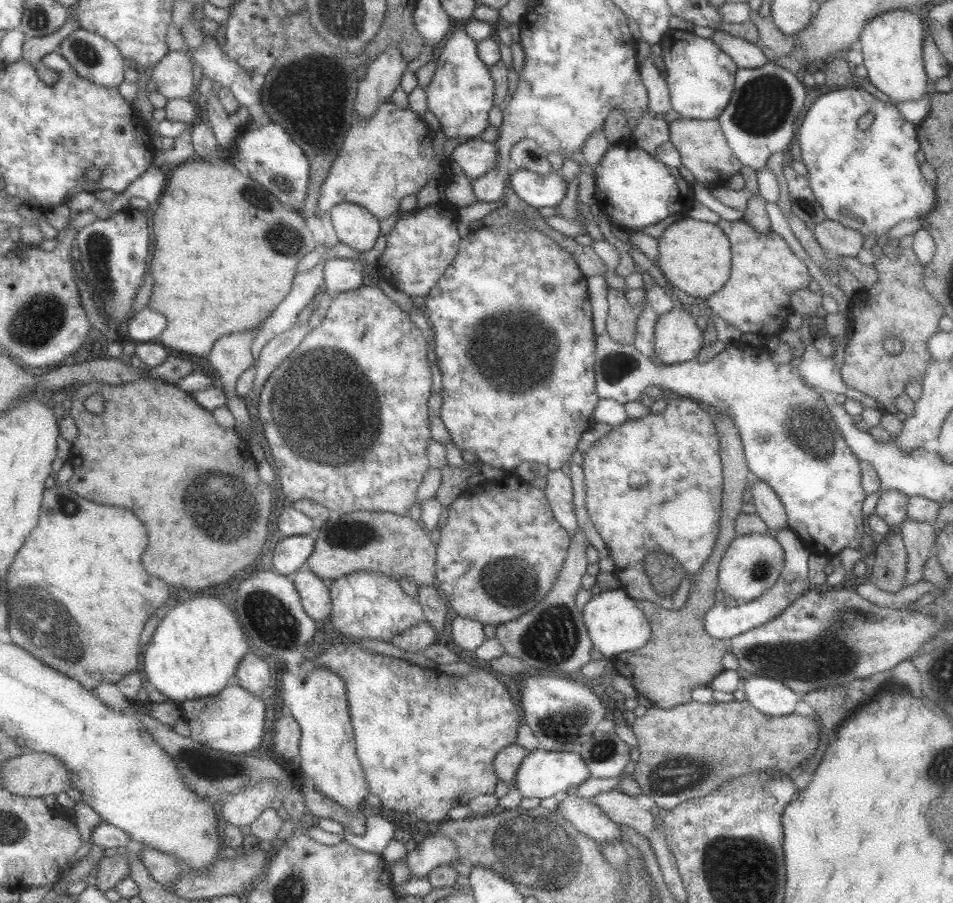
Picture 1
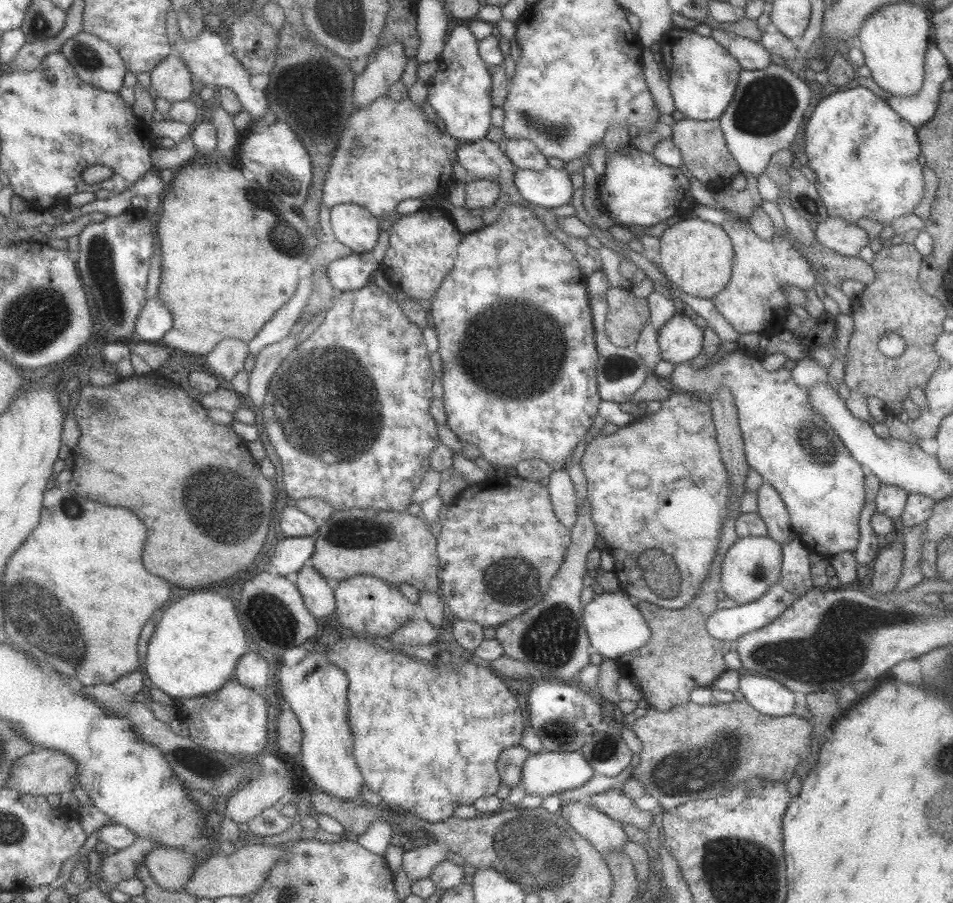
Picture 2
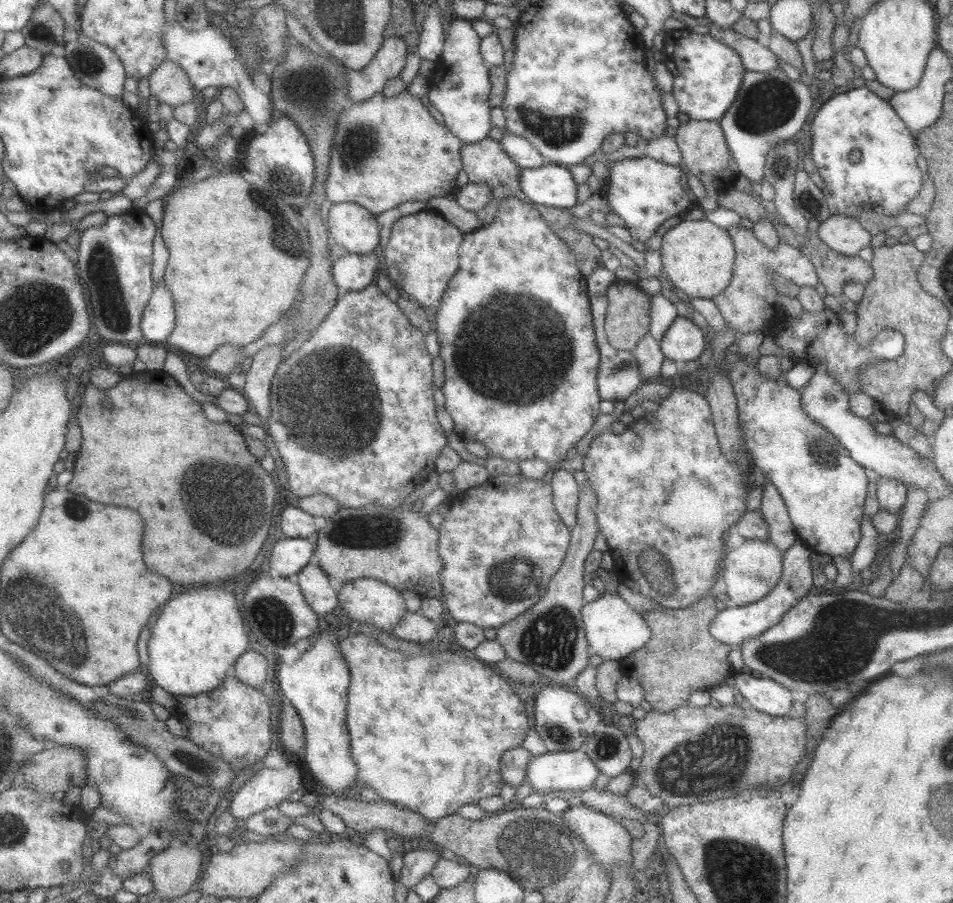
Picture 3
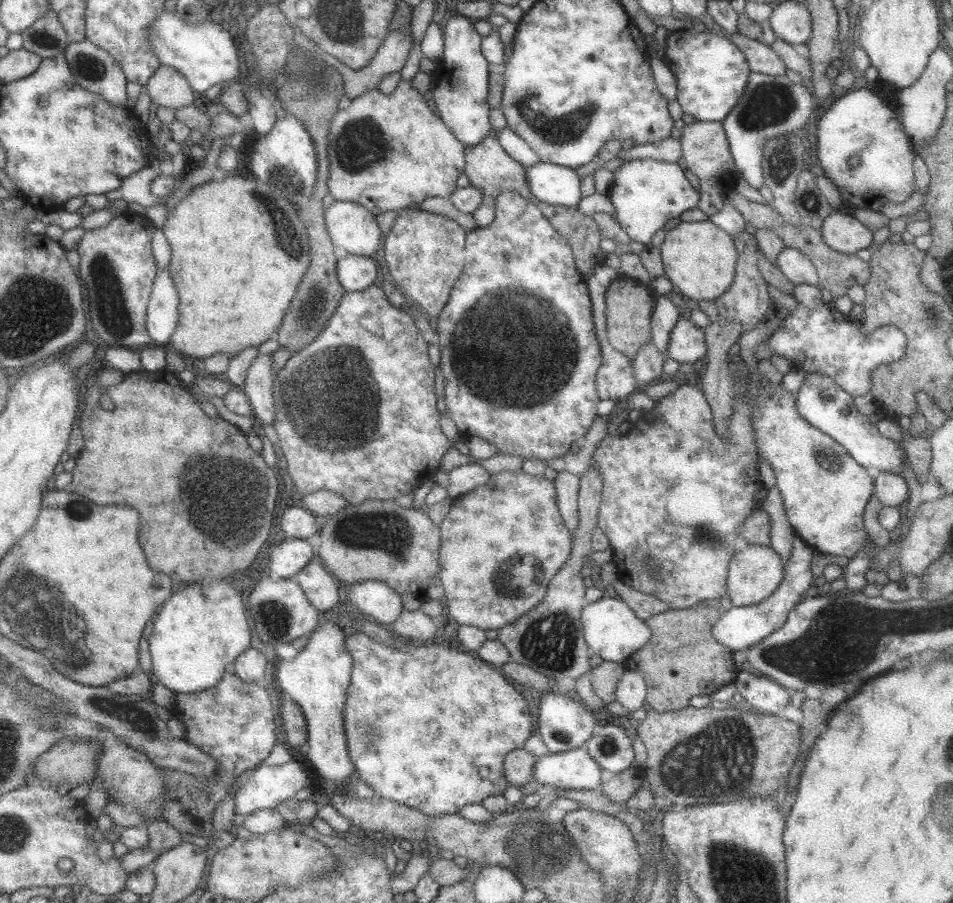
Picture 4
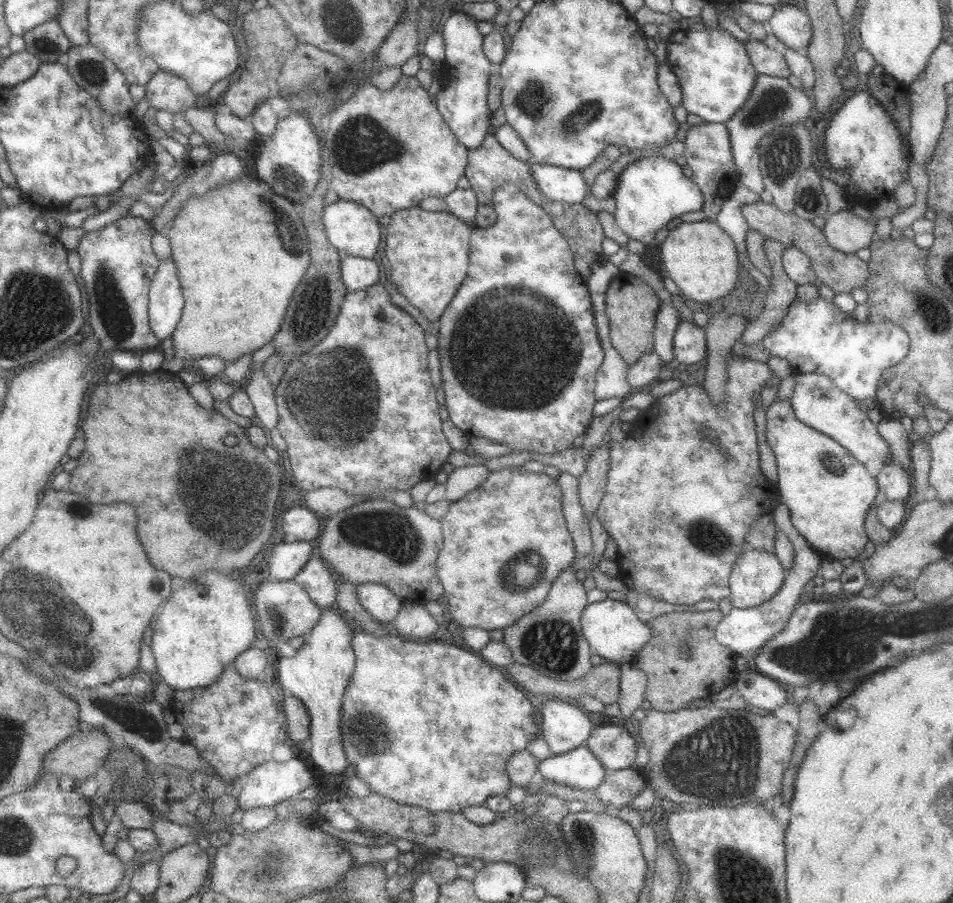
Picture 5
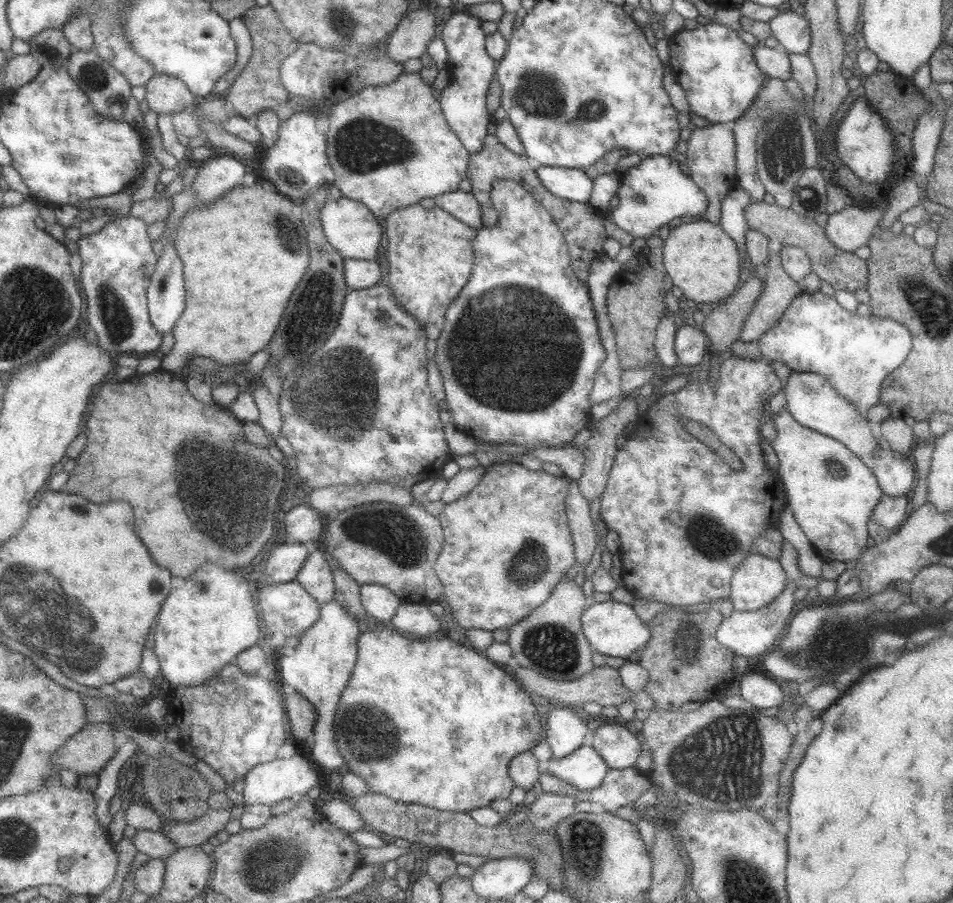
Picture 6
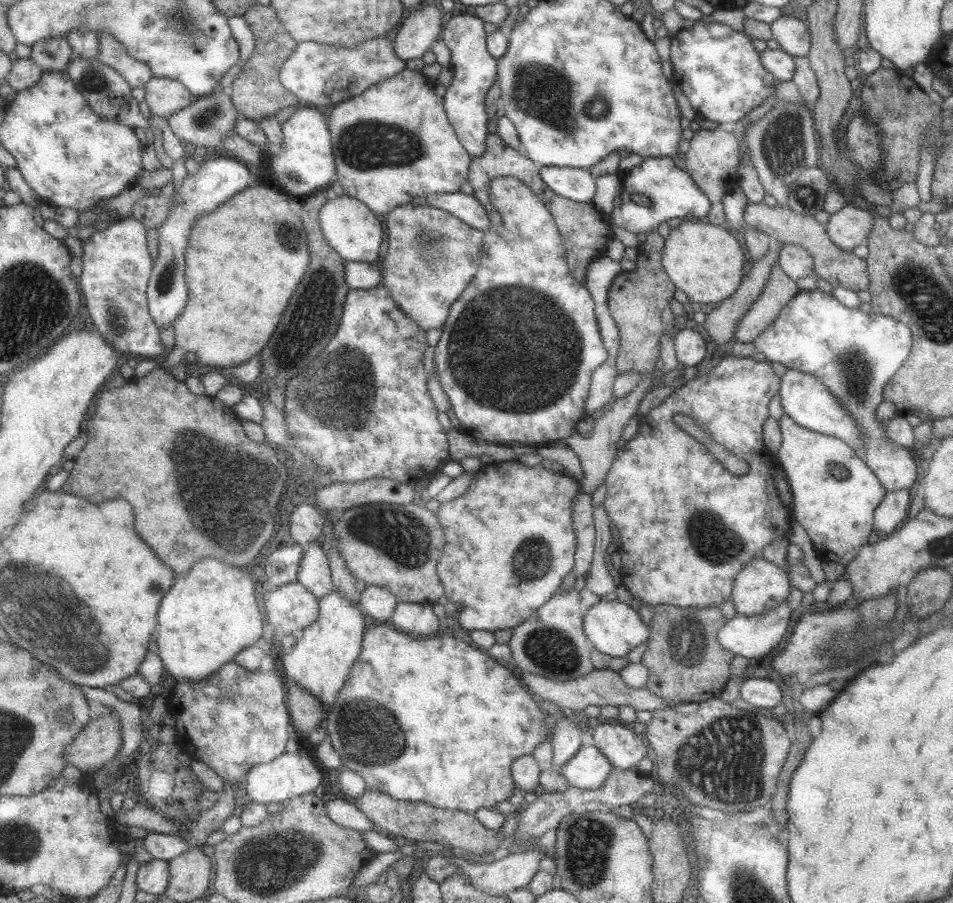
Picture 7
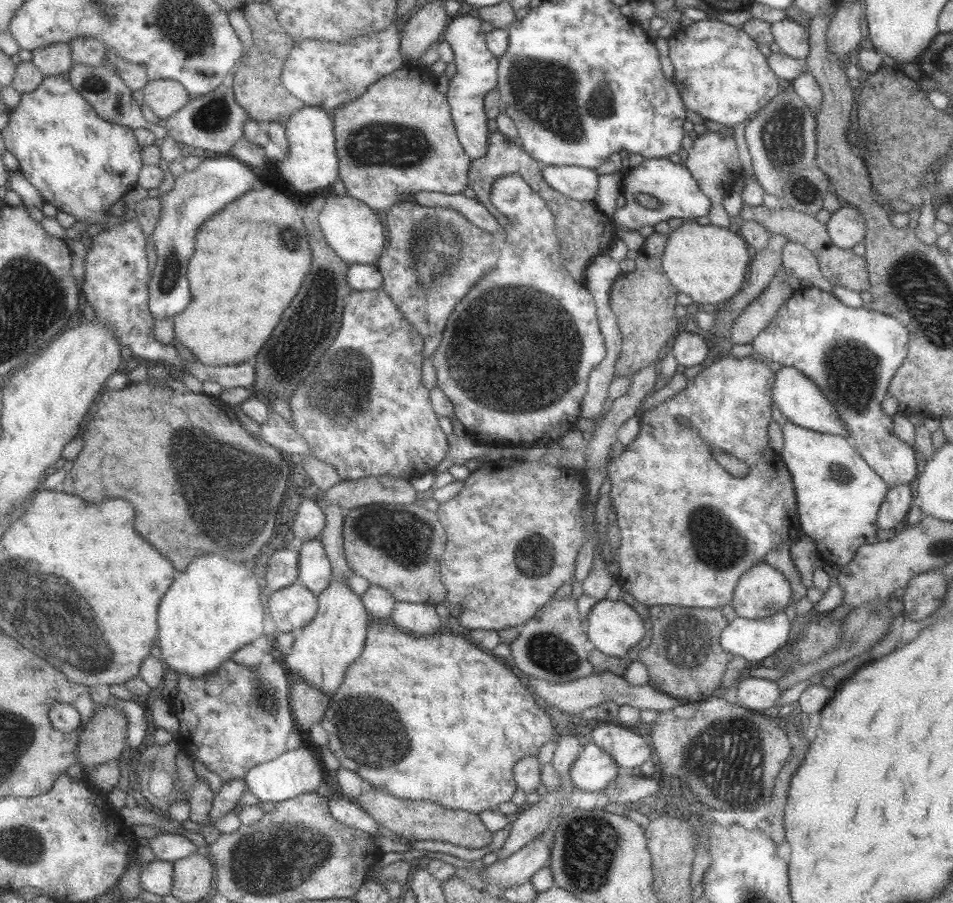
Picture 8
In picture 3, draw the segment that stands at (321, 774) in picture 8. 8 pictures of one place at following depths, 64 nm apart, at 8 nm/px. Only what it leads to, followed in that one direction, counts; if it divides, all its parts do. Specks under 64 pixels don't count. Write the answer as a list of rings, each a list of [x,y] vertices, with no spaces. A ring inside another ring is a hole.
[[[290,763],[285,769],[256,768],[256,772],[238,793],[232,795],[231,809],[248,821],[270,808],[278,807],[290,794],[304,787],[300,766]]]

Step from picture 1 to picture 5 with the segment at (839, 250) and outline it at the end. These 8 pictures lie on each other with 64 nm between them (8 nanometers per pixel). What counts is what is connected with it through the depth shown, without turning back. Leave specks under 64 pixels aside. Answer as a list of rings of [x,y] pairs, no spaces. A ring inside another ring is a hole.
[[[853,210],[832,213],[825,220],[823,233],[828,244],[845,253],[855,253],[864,247],[869,247],[876,237],[874,221],[862,219]]]

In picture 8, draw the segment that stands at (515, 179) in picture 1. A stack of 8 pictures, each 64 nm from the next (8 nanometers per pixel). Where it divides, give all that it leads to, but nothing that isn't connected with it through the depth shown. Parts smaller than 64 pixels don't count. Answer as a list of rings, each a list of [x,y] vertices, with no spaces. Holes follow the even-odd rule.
[[[545,166],[543,173],[556,190],[575,200],[593,201],[596,196],[599,175],[586,166]]]

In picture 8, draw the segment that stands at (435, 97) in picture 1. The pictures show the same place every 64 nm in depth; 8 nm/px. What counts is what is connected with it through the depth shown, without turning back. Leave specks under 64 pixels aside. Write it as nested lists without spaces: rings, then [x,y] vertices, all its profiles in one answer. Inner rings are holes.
[[[458,14],[445,32],[445,40],[454,47],[455,62],[459,69],[451,80],[448,97],[452,102],[453,117],[460,139],[474,161],[487,157],[491,152],[492,130],[490,130],[491,118],[487,112],[487,98],[500,86],[501,58],[489,46],[489,33],[484,30],[484,23],[485,20],[480,16],[476,18]]]

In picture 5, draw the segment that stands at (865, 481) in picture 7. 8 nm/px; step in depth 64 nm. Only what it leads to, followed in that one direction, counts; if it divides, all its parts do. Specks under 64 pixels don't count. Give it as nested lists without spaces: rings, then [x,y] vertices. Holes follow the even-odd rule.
[[[776,398],[765,412],[766,440],[776,457],[780,502],[788,507],[794,528],[820,556],[831,560],[855,559],[864,552],[870,541],[865,529],[865,518],[868,509],[879,499],[876,477],[869,475],[864,464],[856,460],[836,440],[800,422],[790,399],[781,401]]]

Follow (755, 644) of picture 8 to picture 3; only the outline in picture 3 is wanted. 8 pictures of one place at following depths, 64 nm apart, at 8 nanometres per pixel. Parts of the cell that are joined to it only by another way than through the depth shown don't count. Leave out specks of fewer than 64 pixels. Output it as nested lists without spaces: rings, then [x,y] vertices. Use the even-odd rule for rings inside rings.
[[[796,539],[796,542],[790,546],[789,550],[786,550],[786,554],[783,554],[782,578],[776,584],[776,587],[764,596],[763,599],[760,599],[759,602],[746,606],[730,604],[710,624],[709,631],[711,635],[724,644],[741,646],[748,638],[760,636],[760,634],[767,631],[770,627],[780,624],[784,618],[784,614],[787,614],[790,608],[796,606],[800,602],[799,600],[804,598],[804,595],[815,590],[810,559],[812,553],[811,548],[806,546],[802,539]]]

